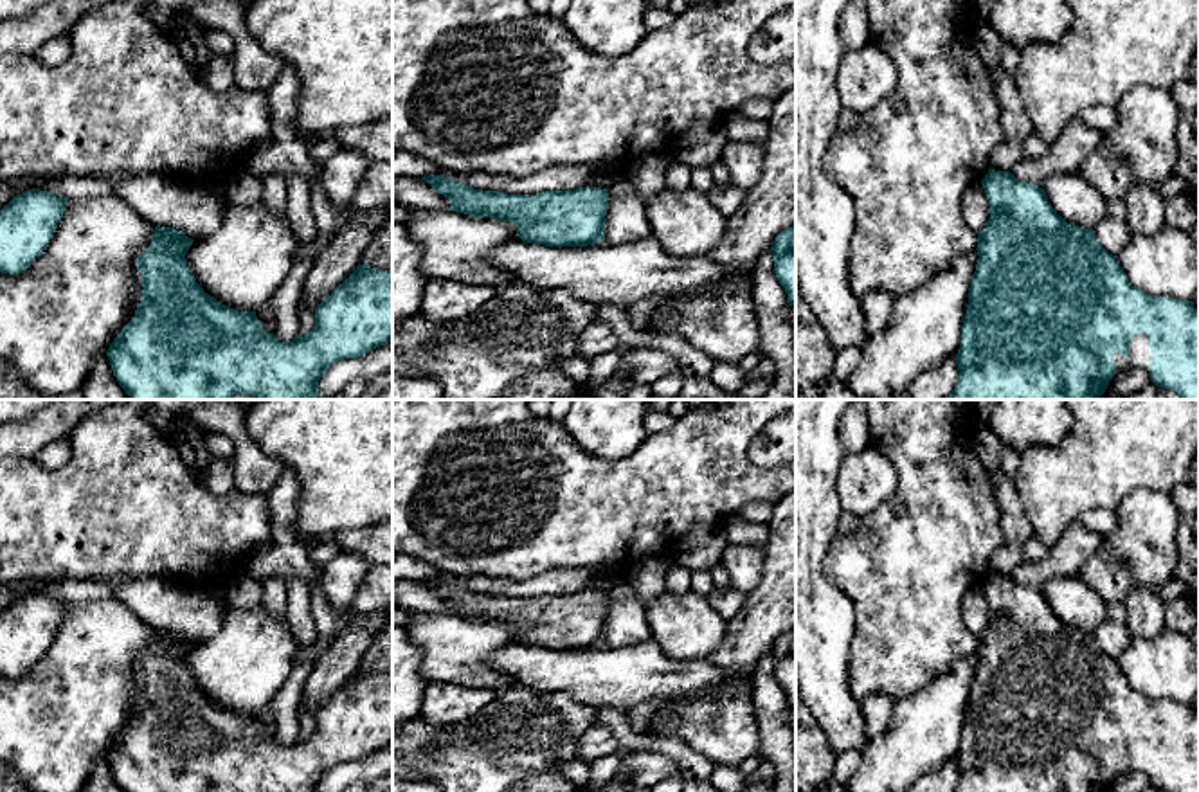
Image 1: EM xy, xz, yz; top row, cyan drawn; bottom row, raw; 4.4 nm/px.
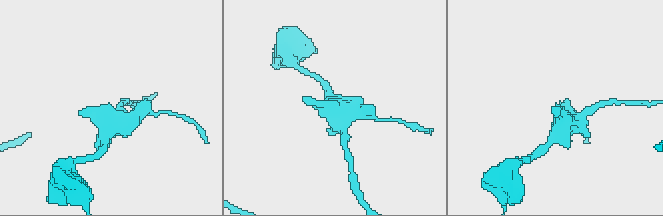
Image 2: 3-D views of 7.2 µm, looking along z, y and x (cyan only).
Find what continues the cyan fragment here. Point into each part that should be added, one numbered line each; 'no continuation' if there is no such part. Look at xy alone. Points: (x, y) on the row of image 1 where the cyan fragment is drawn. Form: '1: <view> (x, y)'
no continuation

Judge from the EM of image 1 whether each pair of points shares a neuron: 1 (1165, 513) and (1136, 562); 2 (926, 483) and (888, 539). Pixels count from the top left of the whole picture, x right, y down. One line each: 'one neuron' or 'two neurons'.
1: one neuron
2: one neuron

